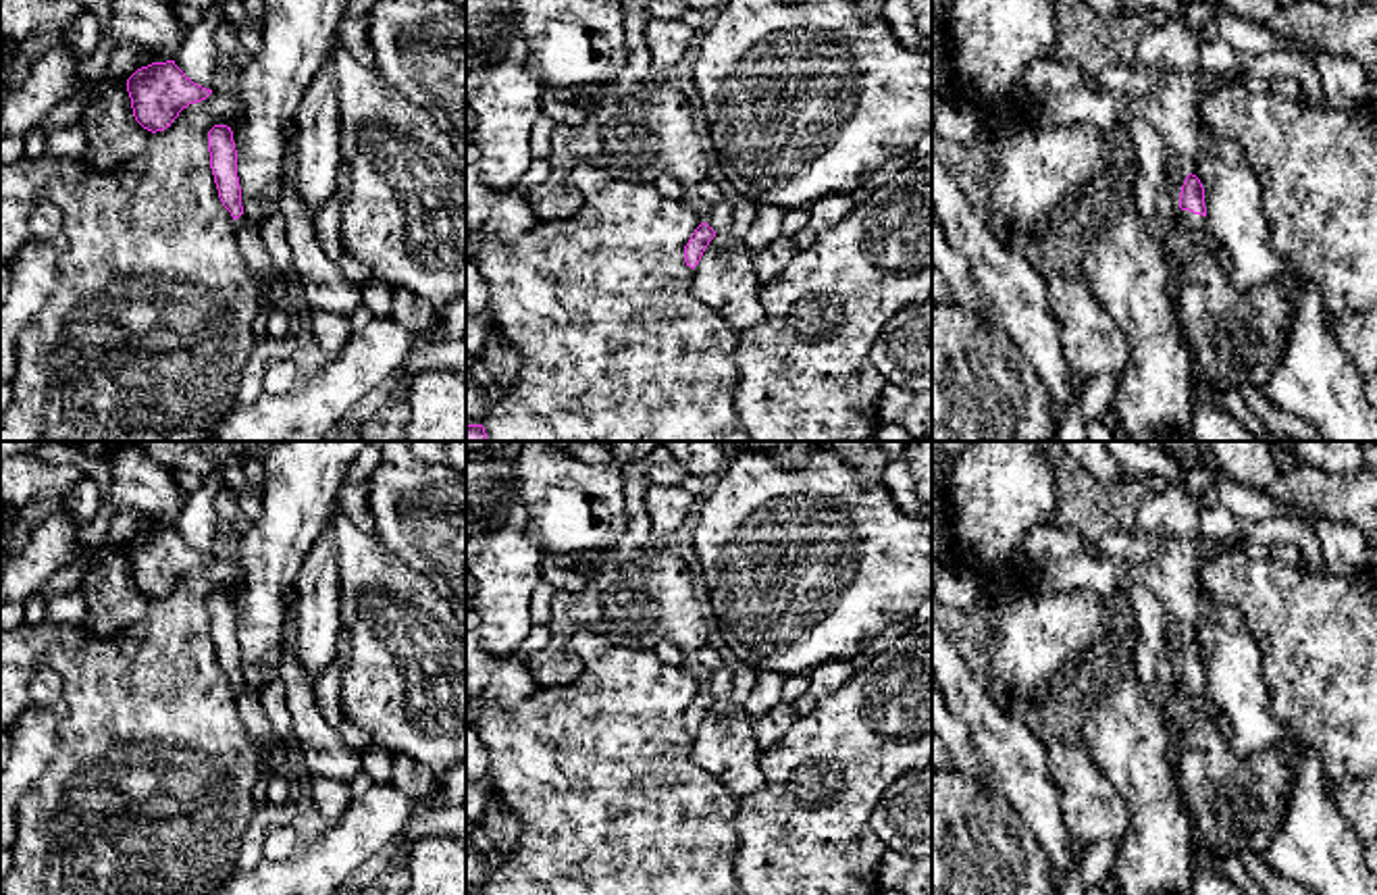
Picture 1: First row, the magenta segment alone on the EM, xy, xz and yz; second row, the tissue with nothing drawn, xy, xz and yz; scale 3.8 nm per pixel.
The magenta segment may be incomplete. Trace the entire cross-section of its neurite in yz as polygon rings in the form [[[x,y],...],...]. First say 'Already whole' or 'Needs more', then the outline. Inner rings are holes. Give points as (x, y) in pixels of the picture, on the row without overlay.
Needs more. [[[1188,641],[1181,660],[1179,674],[1186,693],[1192,697],[1196,712],[1202,718],[1213,720],[1217,716],[1217,706],[1206,693],[1206,672],[1204,672],[1204,654],[1196,641]]]

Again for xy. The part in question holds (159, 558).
Already whole. [[[175,527],[152,529],[127,545],[135,587],[156,599],[171,593],[183,574],[206,566],[212,556],[193,549]]]

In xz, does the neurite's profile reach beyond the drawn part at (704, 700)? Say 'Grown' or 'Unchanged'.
Unchanged

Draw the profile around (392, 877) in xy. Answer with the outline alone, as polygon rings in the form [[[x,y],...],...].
[[[399,845],[376,864],[372,880],[358,887],[358,895],[406,895],[406,889],[408,870],[404,862],[404,845]]]

